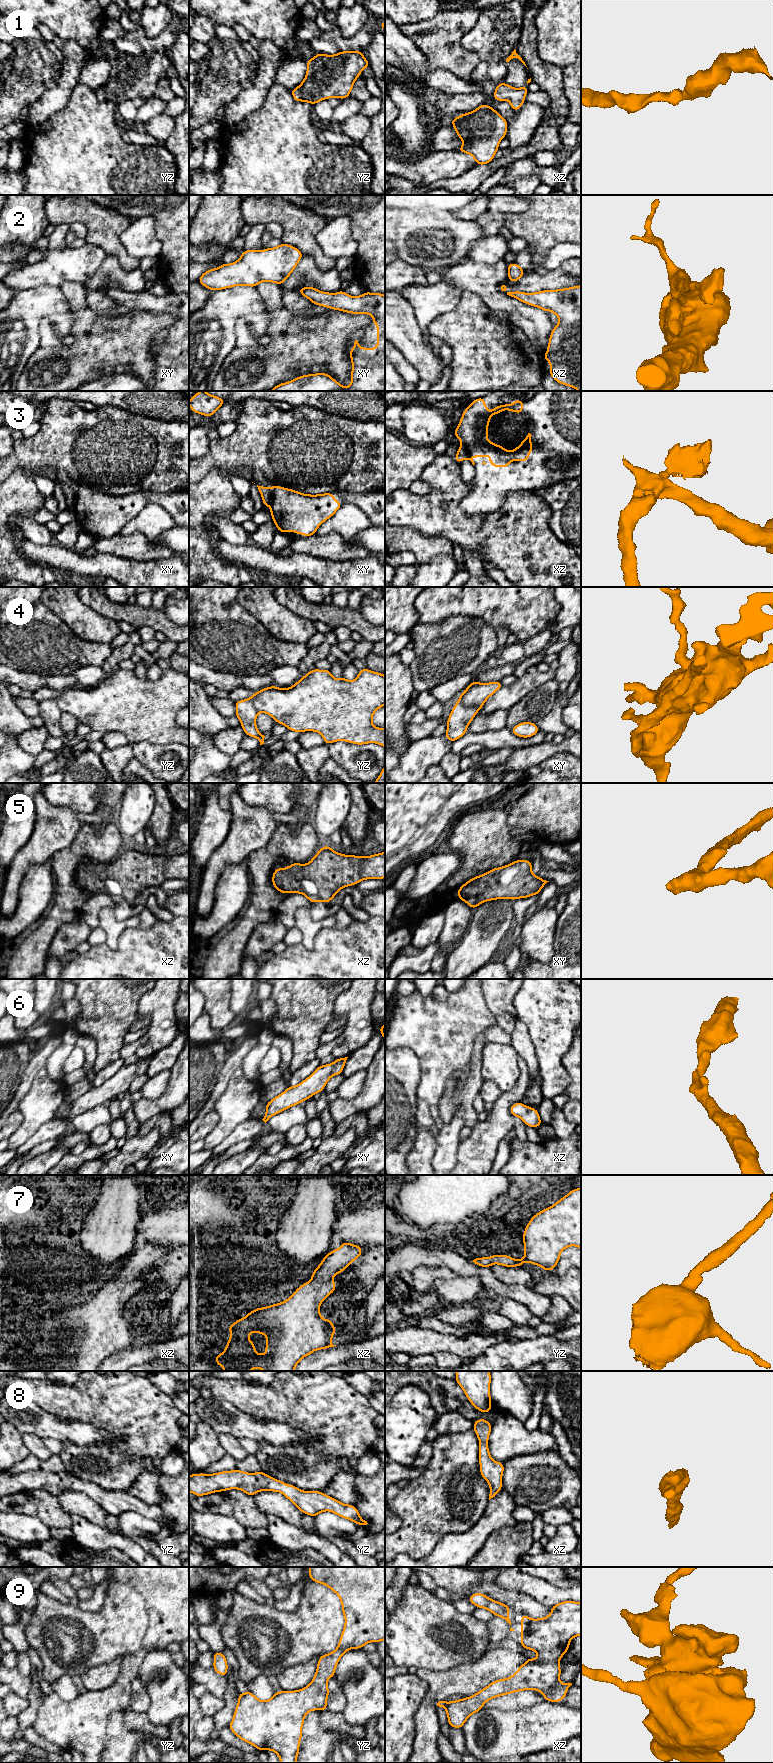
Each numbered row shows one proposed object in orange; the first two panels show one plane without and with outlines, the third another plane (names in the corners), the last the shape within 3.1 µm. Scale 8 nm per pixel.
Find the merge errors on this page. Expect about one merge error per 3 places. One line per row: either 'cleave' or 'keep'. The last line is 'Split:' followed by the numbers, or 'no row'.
1: keep
2: keep
3: cleave
4: keep
5: keep
6: keep
7: keep
8: keep
9: keep
Split: 3

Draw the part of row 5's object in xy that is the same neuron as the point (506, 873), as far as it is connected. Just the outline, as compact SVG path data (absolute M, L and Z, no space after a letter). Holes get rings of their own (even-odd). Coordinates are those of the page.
M522 859L470 879L458 889L457 894L474 910L490 900L516 900L538 895L547 882L534 876L532 863Z

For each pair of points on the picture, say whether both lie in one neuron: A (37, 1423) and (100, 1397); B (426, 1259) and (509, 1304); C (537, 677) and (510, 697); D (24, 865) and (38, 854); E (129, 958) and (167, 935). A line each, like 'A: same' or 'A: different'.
A: different
B: different
C: same
D: same
E: same

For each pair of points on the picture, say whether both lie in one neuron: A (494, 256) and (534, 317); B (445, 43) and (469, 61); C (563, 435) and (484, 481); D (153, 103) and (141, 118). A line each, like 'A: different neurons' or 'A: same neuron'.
A: different neurons
B: same neuron
C: same neuron
D: same neuron

